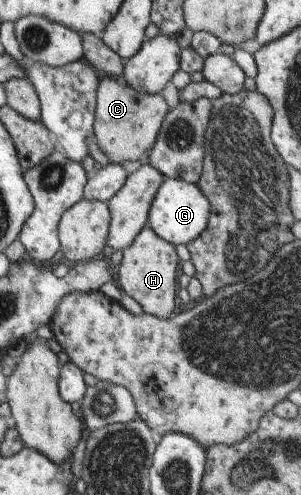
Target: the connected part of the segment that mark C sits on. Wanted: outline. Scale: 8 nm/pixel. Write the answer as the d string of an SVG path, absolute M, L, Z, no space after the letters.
M101 77L95 115L97 145L110 164L135 168L150 157L150 151L154 149L160 129L170 112L170 105L162 95L146 95L127 83L124 87L116 79Z

